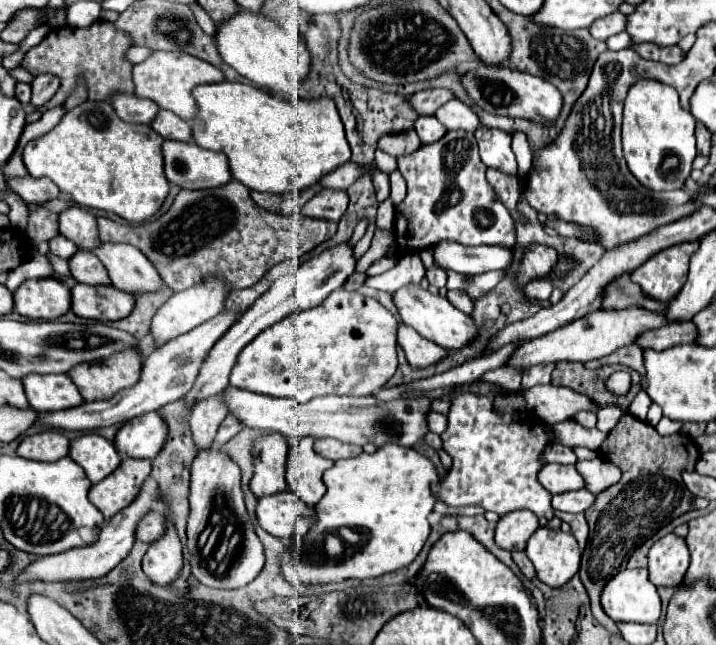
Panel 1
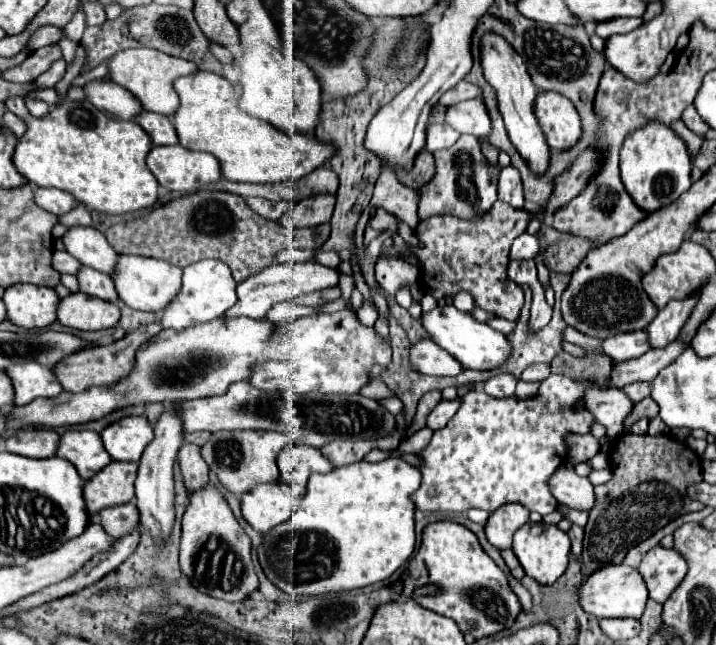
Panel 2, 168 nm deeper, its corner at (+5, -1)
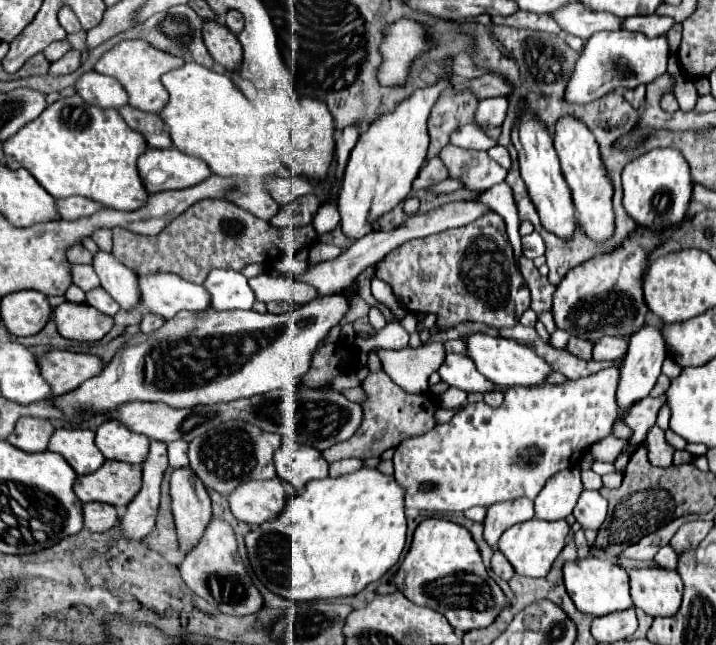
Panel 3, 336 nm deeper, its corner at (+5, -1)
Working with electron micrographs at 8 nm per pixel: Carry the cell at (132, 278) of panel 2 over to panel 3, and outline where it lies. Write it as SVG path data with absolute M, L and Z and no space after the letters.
M150 273L138 277L140 285L140 305L164 317L166 321L172 319L178 311L204 311L210 307L208 293L174 273Z

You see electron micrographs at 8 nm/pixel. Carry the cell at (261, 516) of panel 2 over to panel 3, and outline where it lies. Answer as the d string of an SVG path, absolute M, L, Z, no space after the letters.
M280 477L268 481L248 481L230 493L230 509L238 521L248 525L262 525L264 521L274 521L284 511L288 497L292 497L292 487L286 481L280 481Z

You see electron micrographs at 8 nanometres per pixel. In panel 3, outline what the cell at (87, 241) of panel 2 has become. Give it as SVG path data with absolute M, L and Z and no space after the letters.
M98 251L92 255L92 267L100 277L102 287L120 303L122 309L132 309L140 301L138 277L124 263L116 261L116 257L108 251Z

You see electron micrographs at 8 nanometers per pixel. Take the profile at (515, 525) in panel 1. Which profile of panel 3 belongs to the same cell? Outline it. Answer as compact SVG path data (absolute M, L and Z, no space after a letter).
M514 499L506 503L496 503L488 507L488 515L484 519L484 539L492 549L496 549L500 535L522 521L528 521L534 517L534 505L528 499Z

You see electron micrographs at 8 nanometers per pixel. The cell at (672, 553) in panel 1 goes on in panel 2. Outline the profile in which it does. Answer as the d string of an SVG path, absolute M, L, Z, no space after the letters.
M656 545L642 557L638 573L646 583L648 597L656 603L664 603L682 583L686 575L686 561L674 549Z

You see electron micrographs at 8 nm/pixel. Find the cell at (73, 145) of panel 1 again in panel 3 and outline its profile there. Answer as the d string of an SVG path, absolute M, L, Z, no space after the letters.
M72 95L72 101L56 101L40 113L34 121L20 127L18 133L14 133L4 143L4 163L10 169L28 169L32 177L54 197L70 197L70 195L82 195L88 197L104 207L120 209L120 211L132 211L140 209L144 201L148 201L148 191L144 189L144 183L140 181L136 161L146 151L146 141L140 133L130 129L118 111L114 109L100 109L94 105L88 105L80 99L80 95Z

